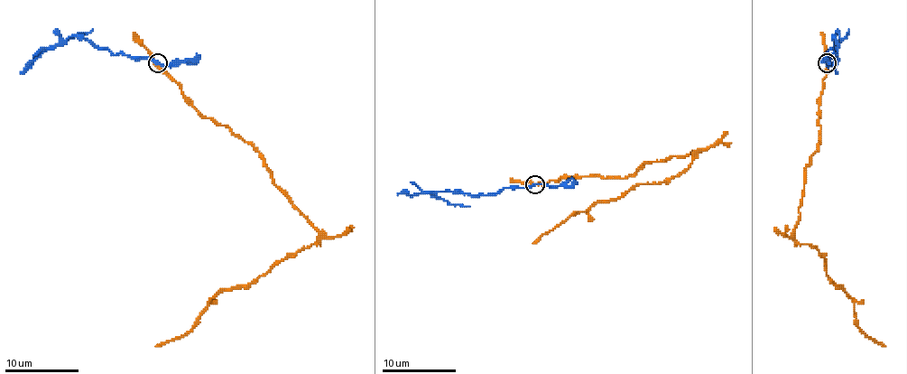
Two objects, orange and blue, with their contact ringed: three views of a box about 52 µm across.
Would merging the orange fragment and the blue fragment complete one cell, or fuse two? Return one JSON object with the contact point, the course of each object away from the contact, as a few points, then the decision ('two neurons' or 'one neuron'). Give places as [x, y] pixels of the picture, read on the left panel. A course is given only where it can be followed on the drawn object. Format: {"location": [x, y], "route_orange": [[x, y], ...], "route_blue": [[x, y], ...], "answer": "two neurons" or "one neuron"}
{"location": [158, 62], "route_orange": [[157, 62], [204, 116], [250, 144], [319, 240], [248, 285], [220, 291], [183, 335], [155, 346]], "route_blue": [[157, 62], [120, 53], [113, 55], [83, 38], [69, 36], [46, 47], [20, 73]], "answer": "two neurons"}

